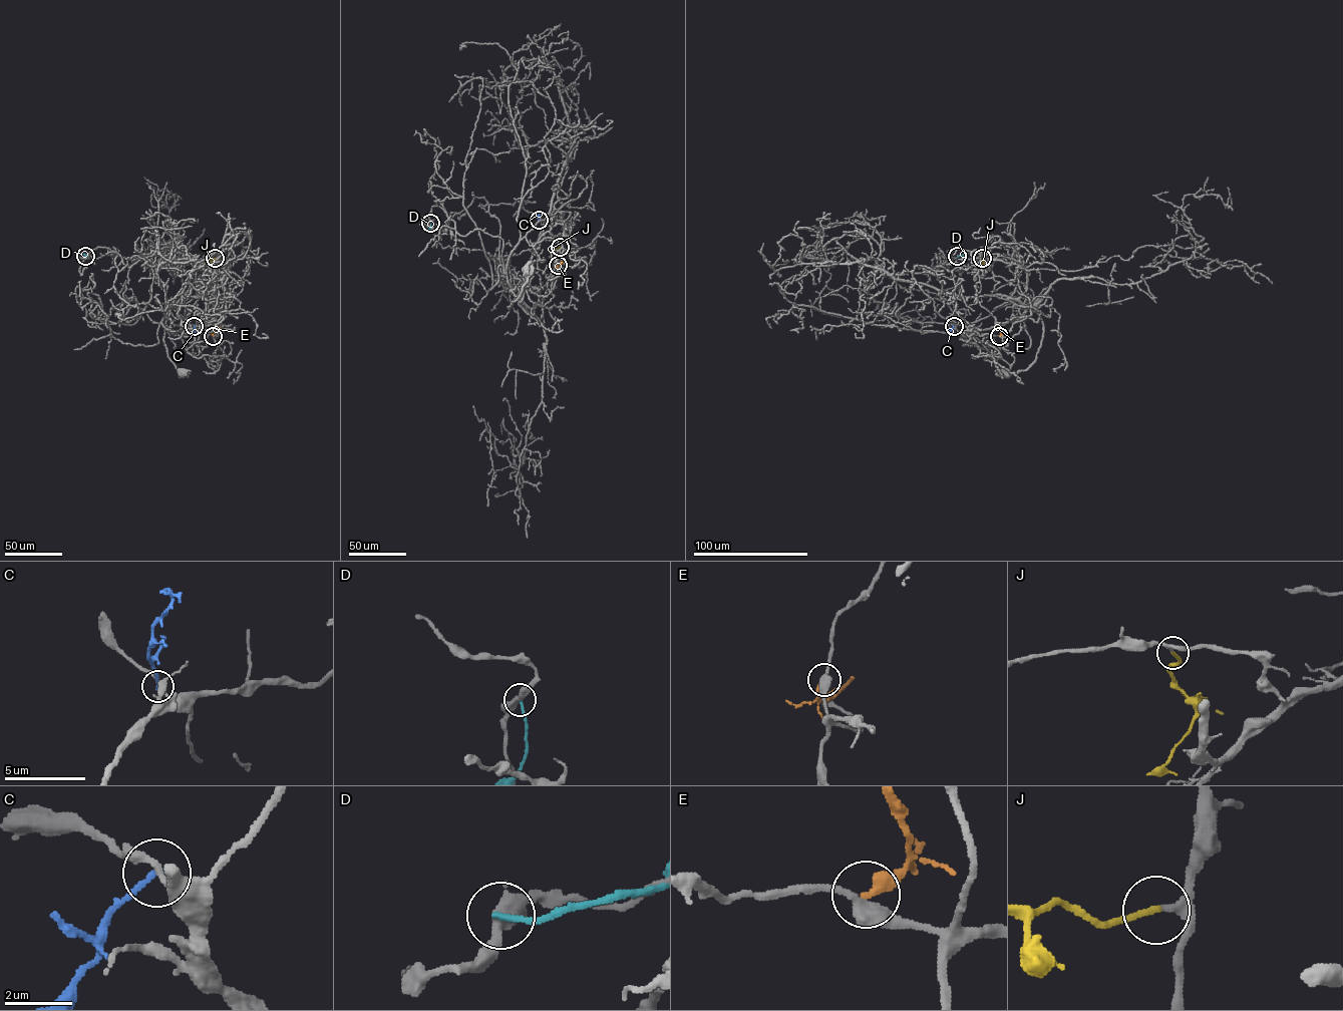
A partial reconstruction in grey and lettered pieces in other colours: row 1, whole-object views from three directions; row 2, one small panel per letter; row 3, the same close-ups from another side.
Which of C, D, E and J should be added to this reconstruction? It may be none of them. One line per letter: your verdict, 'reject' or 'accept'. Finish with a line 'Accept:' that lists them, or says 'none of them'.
C: reject
D: reject
E: reject
J: accept
Accept: J

